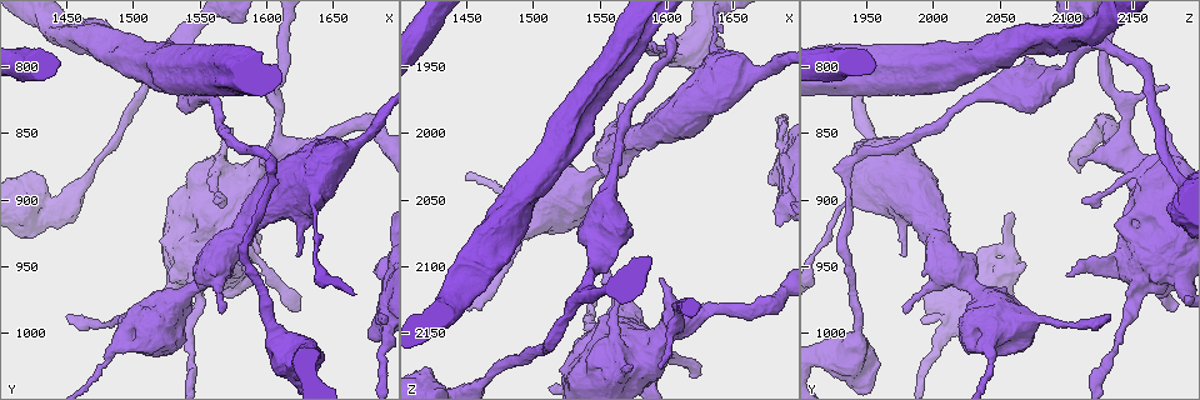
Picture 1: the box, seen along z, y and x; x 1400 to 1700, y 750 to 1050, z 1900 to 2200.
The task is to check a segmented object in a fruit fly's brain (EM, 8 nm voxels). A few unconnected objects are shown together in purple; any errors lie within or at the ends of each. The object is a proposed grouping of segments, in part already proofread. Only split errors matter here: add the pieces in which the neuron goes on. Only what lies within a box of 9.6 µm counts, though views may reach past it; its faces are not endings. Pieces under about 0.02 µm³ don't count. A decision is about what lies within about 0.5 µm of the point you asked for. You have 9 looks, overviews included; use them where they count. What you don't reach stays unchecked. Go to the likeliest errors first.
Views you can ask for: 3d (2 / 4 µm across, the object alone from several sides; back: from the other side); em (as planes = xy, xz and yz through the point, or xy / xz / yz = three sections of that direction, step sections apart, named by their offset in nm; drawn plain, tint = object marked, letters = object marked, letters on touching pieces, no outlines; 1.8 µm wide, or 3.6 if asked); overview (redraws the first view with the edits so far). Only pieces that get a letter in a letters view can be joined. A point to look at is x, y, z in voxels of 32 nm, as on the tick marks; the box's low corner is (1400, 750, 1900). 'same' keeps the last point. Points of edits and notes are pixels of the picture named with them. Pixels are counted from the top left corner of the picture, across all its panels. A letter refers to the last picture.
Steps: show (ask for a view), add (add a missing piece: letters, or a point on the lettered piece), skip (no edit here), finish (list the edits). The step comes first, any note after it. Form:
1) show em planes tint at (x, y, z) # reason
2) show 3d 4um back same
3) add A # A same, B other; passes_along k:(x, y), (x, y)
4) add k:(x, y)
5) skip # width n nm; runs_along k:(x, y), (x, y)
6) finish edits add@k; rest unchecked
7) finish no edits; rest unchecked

show 3d 4um at (1678, 1002, 2040) # thick end

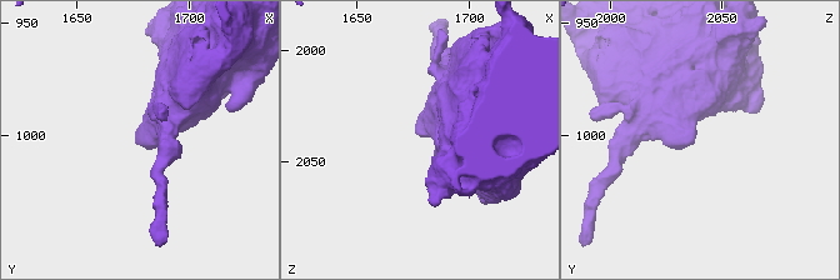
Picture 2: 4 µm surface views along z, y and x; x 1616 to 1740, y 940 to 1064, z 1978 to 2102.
show em 3.6um xy step 8 letters at (1679, 1001, 2039) # now the EM

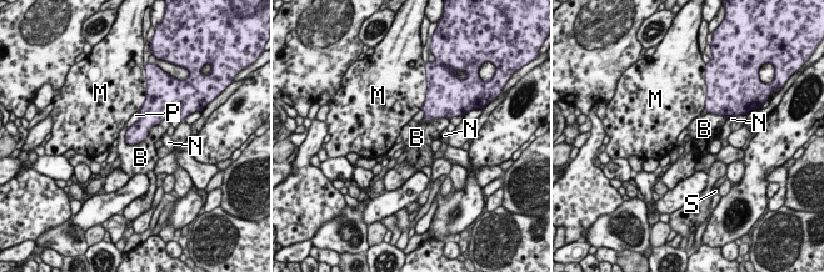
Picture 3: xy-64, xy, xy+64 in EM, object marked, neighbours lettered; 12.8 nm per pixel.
skip # B other, M other, N other, P other, S other; border 3:(169, 119), (141, 140), (124, 141); no lettered piece goes on from it

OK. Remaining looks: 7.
show 3d 2um at (1452, 988, 2136) # end of a long branch

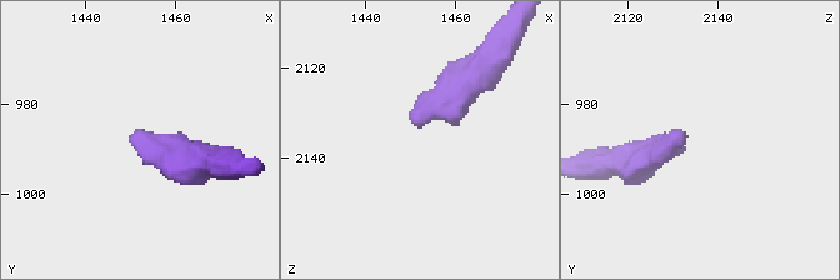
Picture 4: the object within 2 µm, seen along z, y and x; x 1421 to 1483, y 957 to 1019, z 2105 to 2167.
show em xz step 16 tint at (1452, 986, 2133)

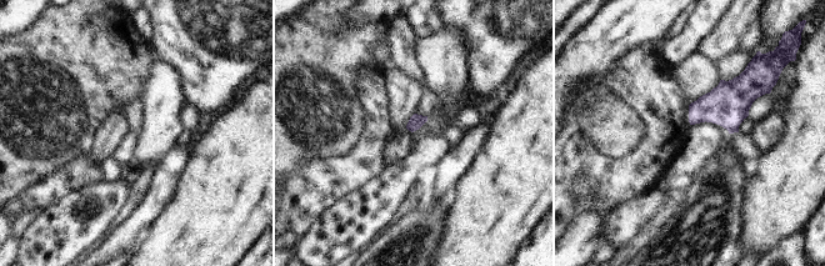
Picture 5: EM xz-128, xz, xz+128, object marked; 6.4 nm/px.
show em planes letters same # cut it another way

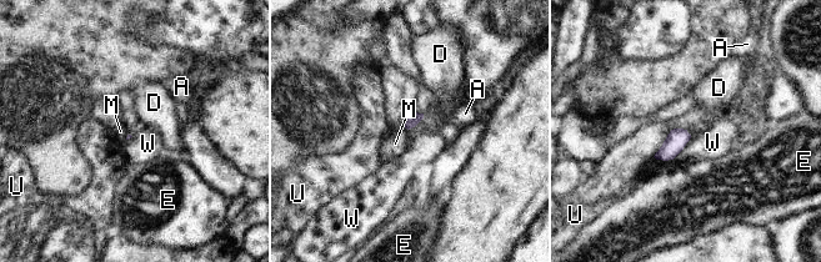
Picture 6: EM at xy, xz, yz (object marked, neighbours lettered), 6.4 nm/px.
skip # A other, D other, E other, M other, U other, W other; border 6:(403, 125), (408, 129); none of them fits

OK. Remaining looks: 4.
show em planes letters at (1594, 816, 2176)

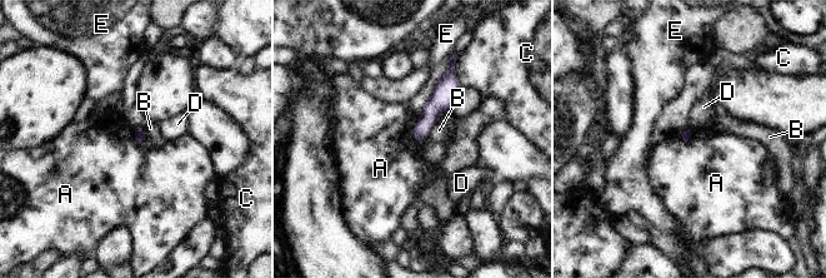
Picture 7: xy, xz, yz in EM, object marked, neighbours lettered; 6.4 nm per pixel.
skip # A other, B other, C other, D other, E other; runs_along 7:(451, 75), (419, 137); no lettered piece goes on from it

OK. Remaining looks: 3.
show 3d 2um back at (1624, 942, 1978) # free end

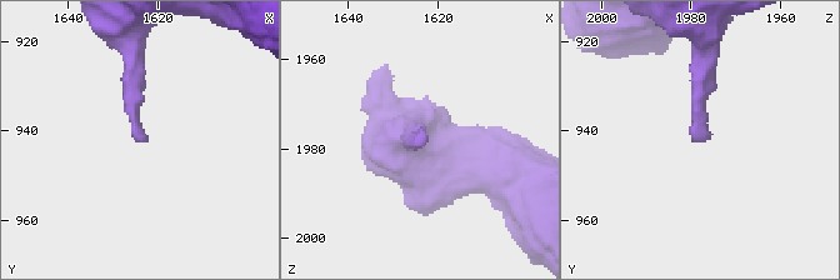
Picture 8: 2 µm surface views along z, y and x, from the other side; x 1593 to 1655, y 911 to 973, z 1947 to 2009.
show em 3.6um planes letters at (1623, 943, 1977) # need the tissue

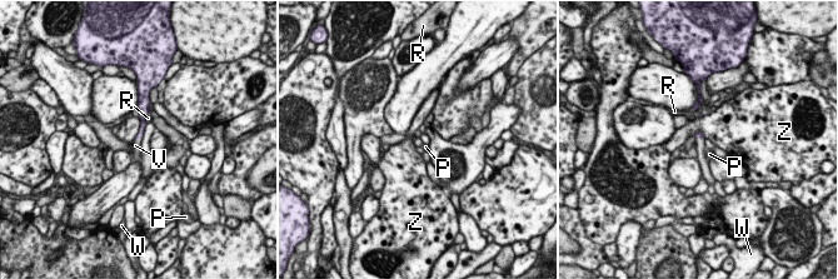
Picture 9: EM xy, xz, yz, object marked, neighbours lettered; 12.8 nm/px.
add V # P other, R other, V same, W other, Z other; passes_along 9:(699, 135), (699, 138), (699, 143); it goes on there

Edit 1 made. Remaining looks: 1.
finish edits add@9; rest unchecked

